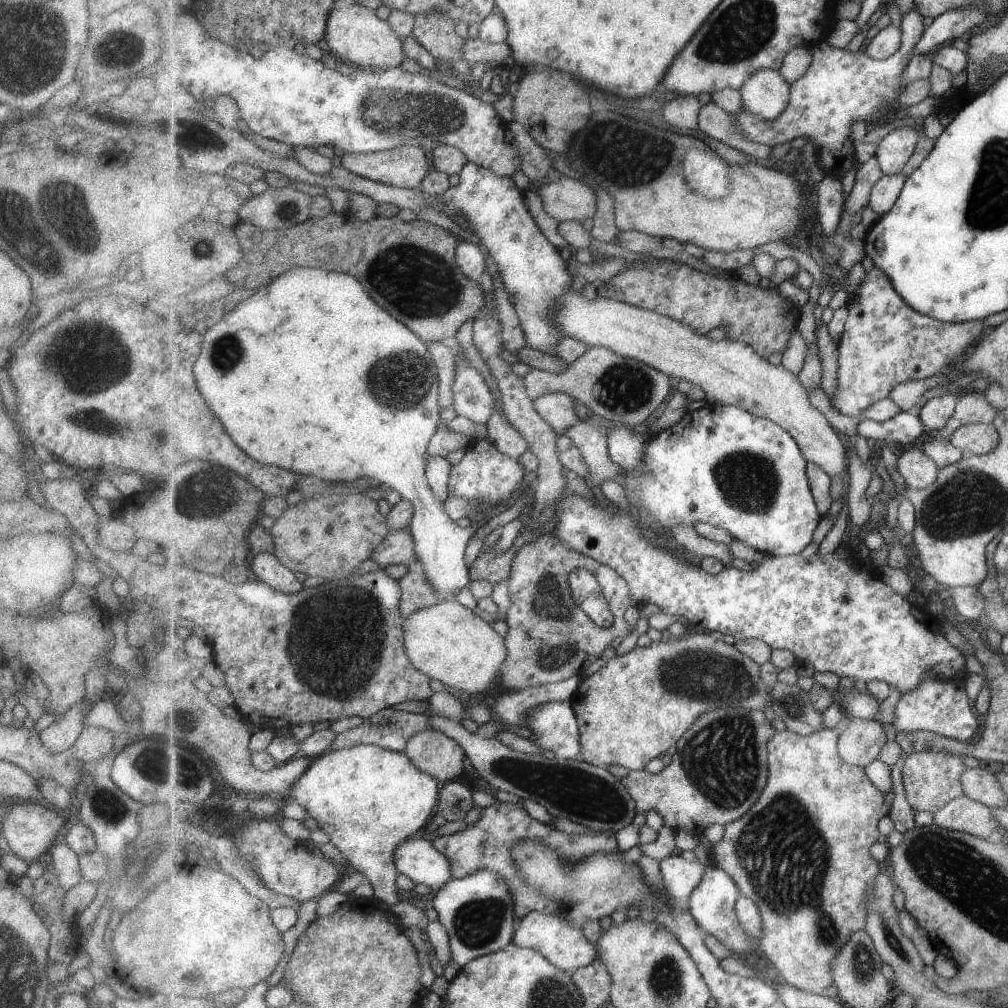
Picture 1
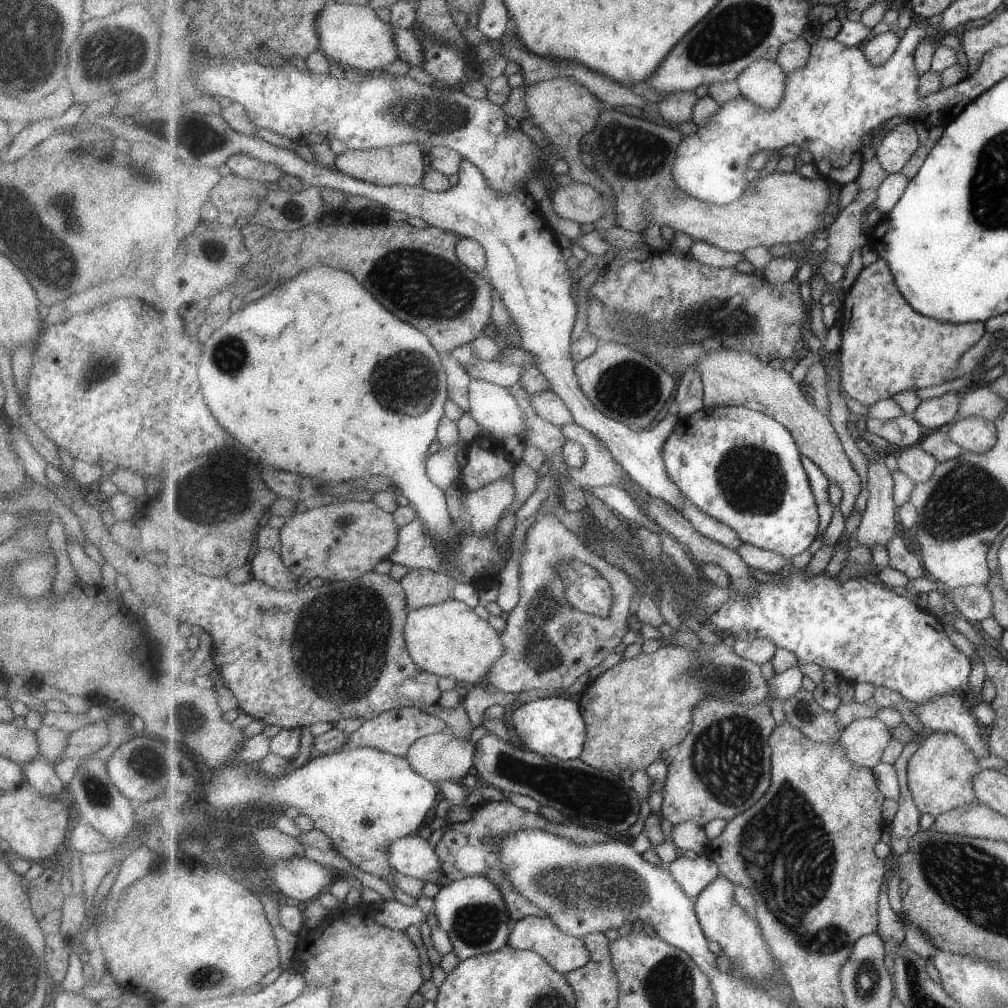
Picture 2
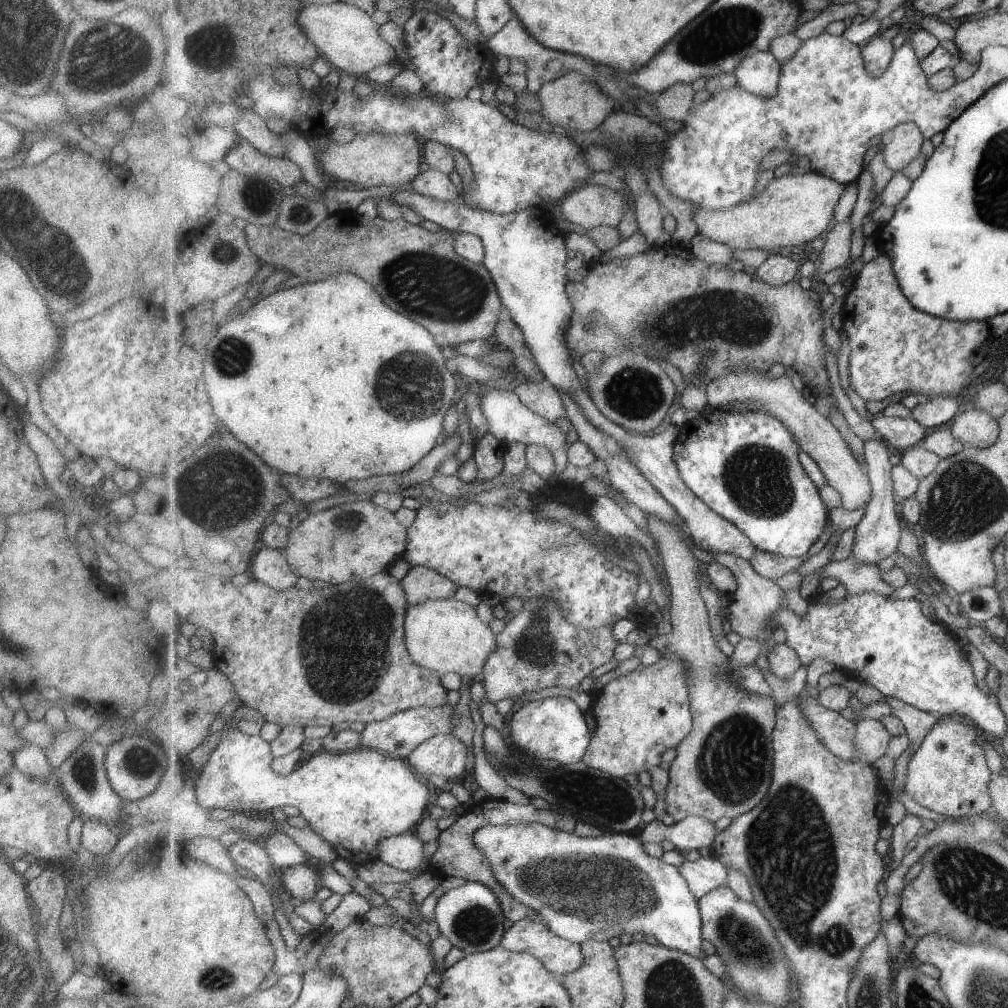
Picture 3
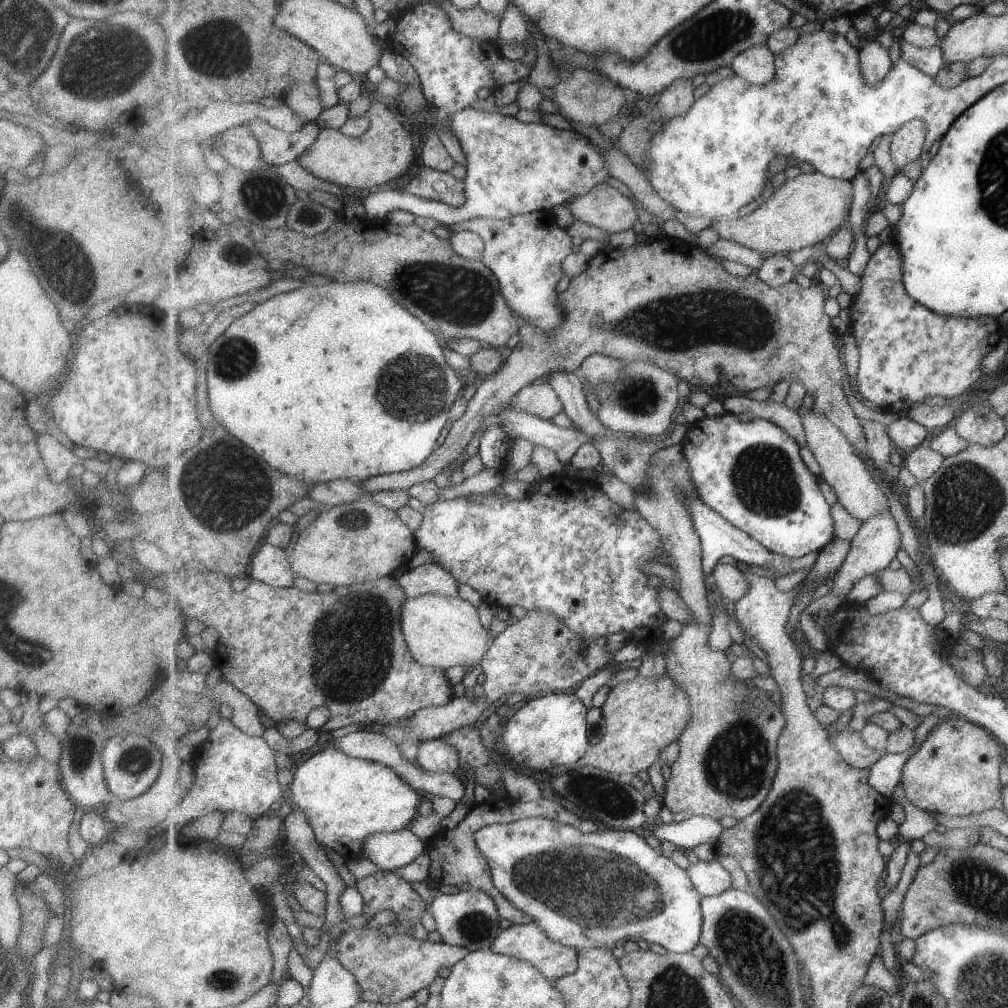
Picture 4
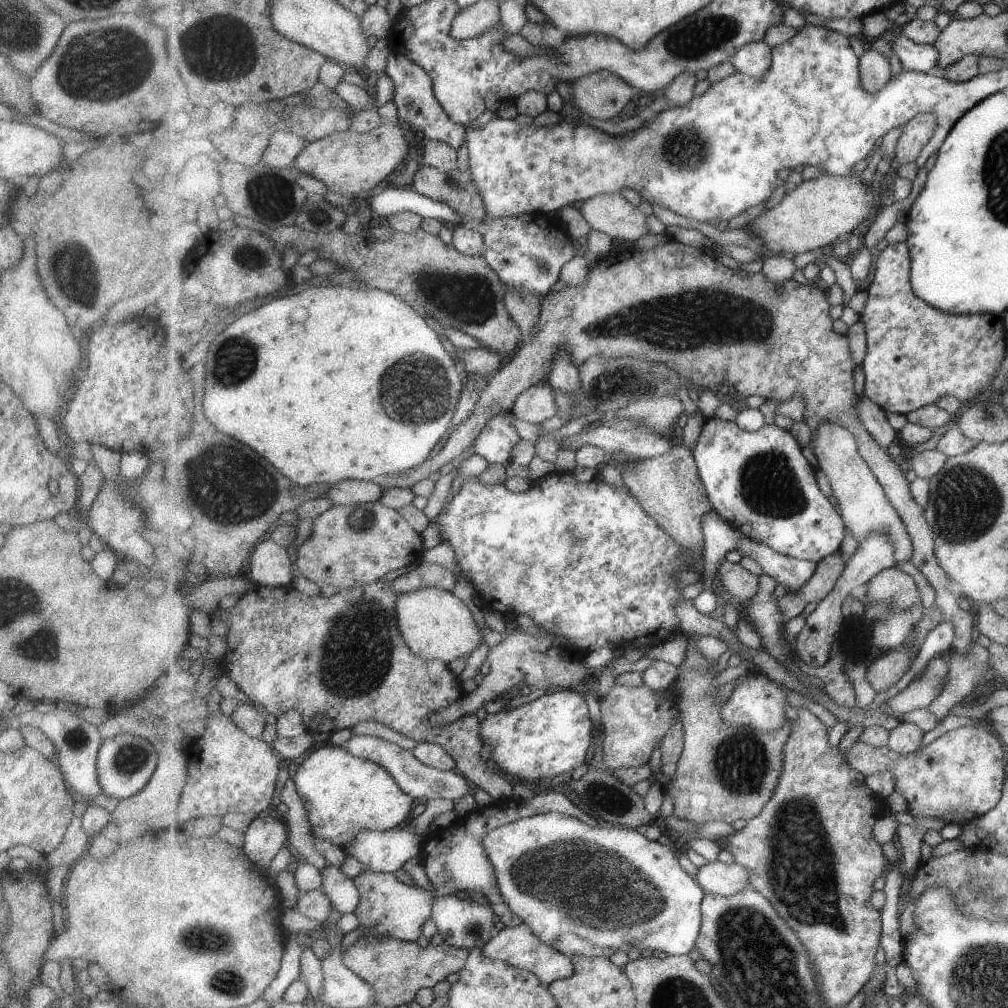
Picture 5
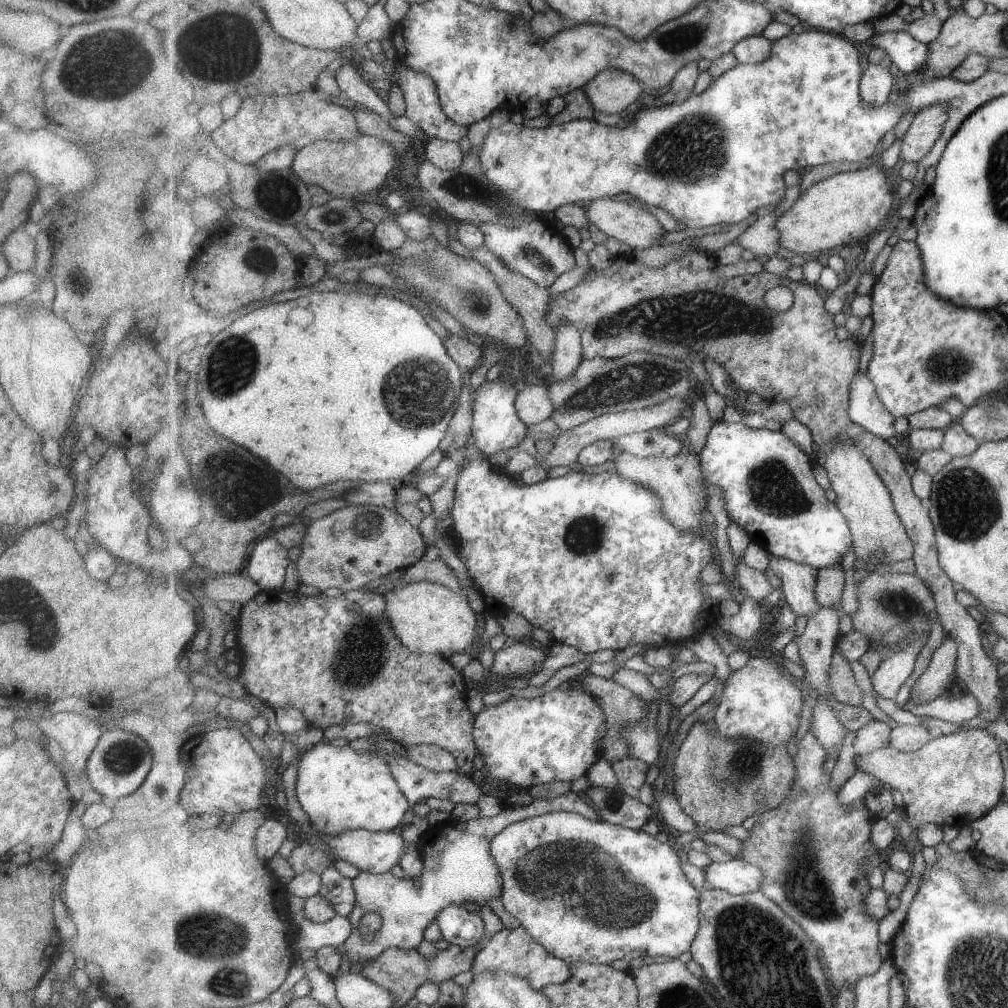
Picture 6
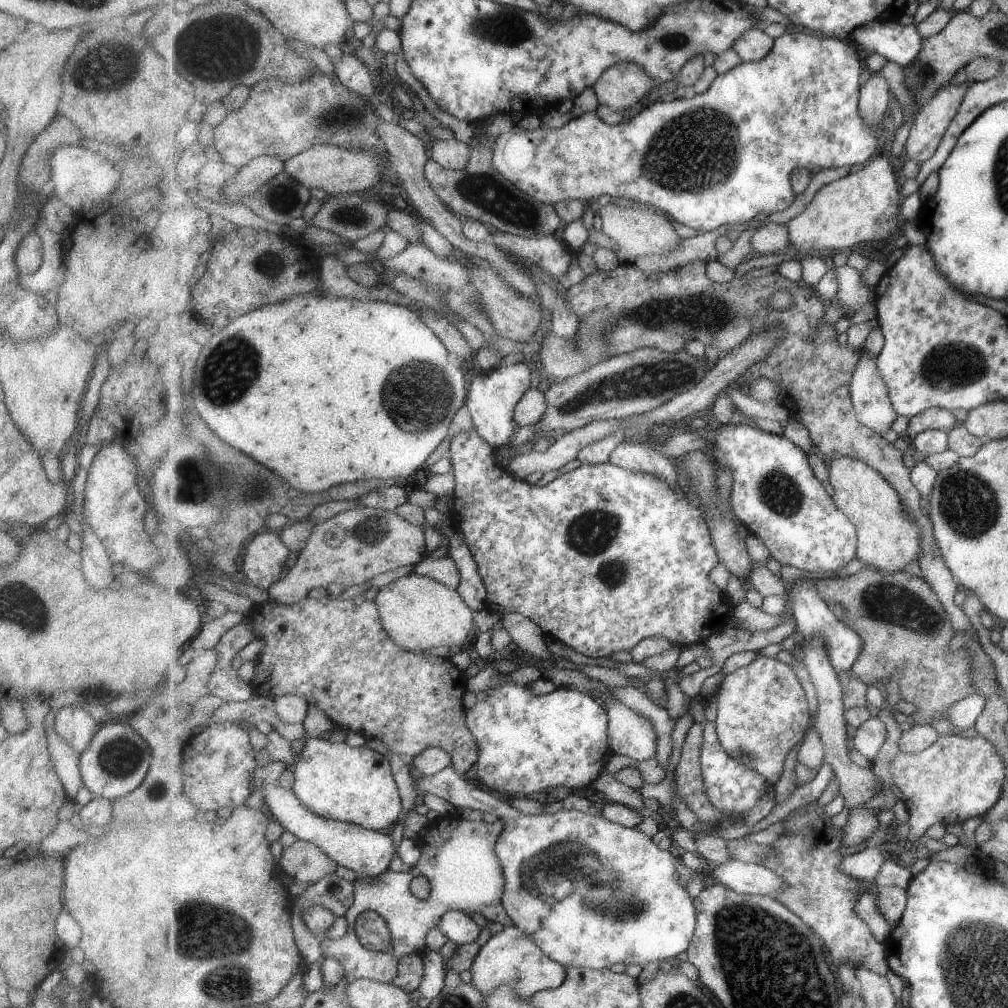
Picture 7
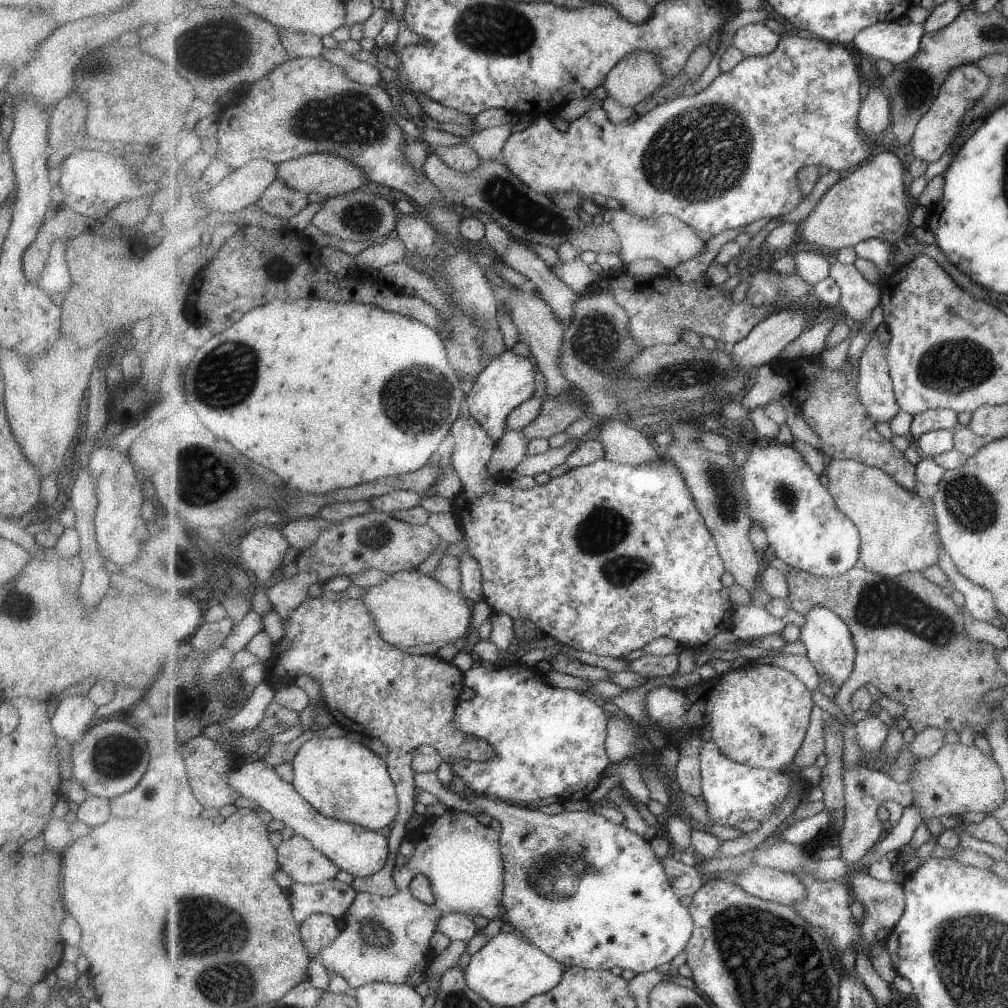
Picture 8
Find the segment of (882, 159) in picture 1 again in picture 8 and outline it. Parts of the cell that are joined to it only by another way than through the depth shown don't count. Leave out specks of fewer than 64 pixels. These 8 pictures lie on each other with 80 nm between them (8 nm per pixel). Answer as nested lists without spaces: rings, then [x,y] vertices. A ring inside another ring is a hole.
[[[967,63],[954,68],[930,111],[919,121],[911,142],[913,156],[930,163],[945,156],[960,129],[964,127],[964,116],[971,110],[971,107],[974,107],[974,102],[987,90],[987,87],[990,87],[990,84],[991,78],[975,63]]]

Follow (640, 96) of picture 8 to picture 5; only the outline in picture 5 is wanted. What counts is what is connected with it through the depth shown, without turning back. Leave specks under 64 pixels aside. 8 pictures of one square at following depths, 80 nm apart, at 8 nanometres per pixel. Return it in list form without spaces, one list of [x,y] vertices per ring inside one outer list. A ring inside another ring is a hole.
[[[610,70],[597,71],[571,86],[573,105],[582,113],[599,120],[609,120],[621,114],[637,92],[631,84]]]

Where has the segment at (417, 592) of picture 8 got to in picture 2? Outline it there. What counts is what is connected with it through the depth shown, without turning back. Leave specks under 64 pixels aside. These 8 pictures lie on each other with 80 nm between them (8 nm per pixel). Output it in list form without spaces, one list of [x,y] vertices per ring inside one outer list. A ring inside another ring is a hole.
[[[452,598],[410,612],[405,637],[411,659],[420,669],[437,677],[453,678],[462,689],[485,685],[495,663],[506,652],[502,634],[471,606]]]

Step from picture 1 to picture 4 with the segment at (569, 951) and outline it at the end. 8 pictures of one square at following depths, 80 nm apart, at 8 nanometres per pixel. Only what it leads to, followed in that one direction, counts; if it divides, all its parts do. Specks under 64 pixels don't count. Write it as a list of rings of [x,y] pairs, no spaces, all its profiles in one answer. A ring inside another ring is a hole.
[[[535,921],[524,925],[511,924],[493,941],[490,949],[495,954],[509,955],[534,964],[551,981],[578,971],[579,953],[551,940]]]

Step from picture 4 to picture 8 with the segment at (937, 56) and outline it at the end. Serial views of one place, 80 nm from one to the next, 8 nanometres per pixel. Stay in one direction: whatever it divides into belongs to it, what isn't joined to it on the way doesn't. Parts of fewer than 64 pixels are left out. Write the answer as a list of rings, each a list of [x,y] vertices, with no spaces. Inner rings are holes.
[[[883,21],[864,28],[854,40],[860,52],[872,60],[885,59],[899,64],[921,50],[926,35],[924,23],[910,22],[905,25],[896,21]]]

